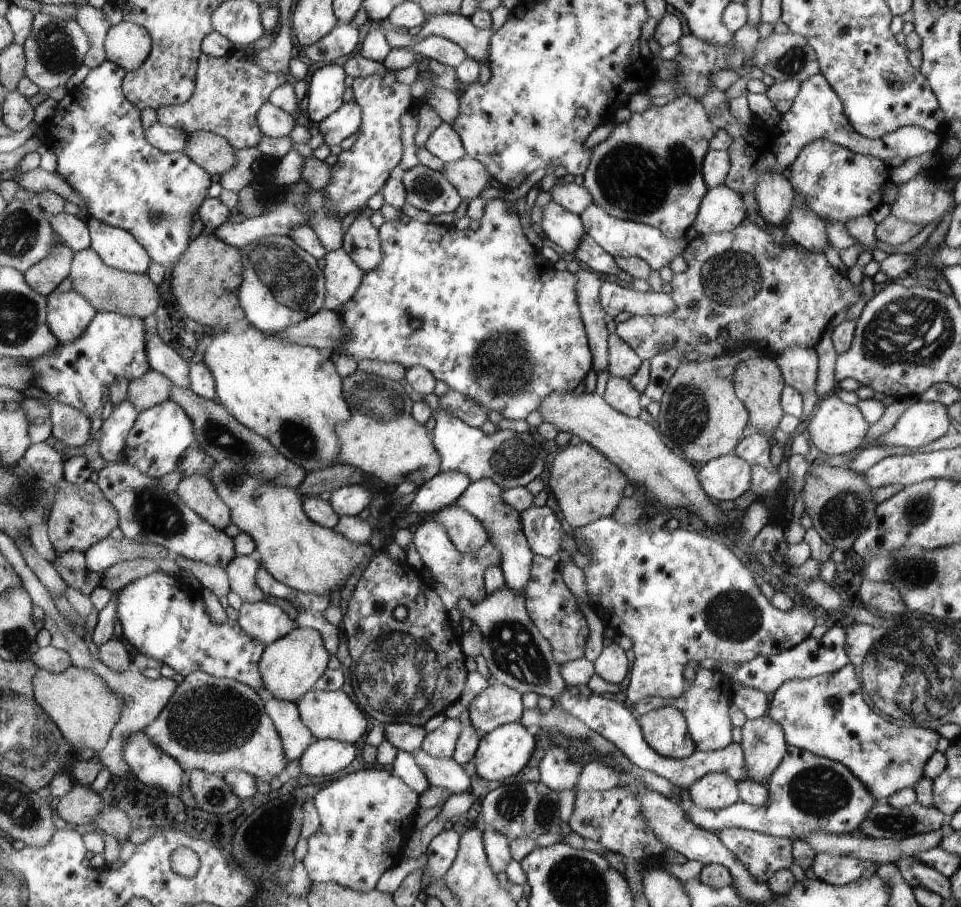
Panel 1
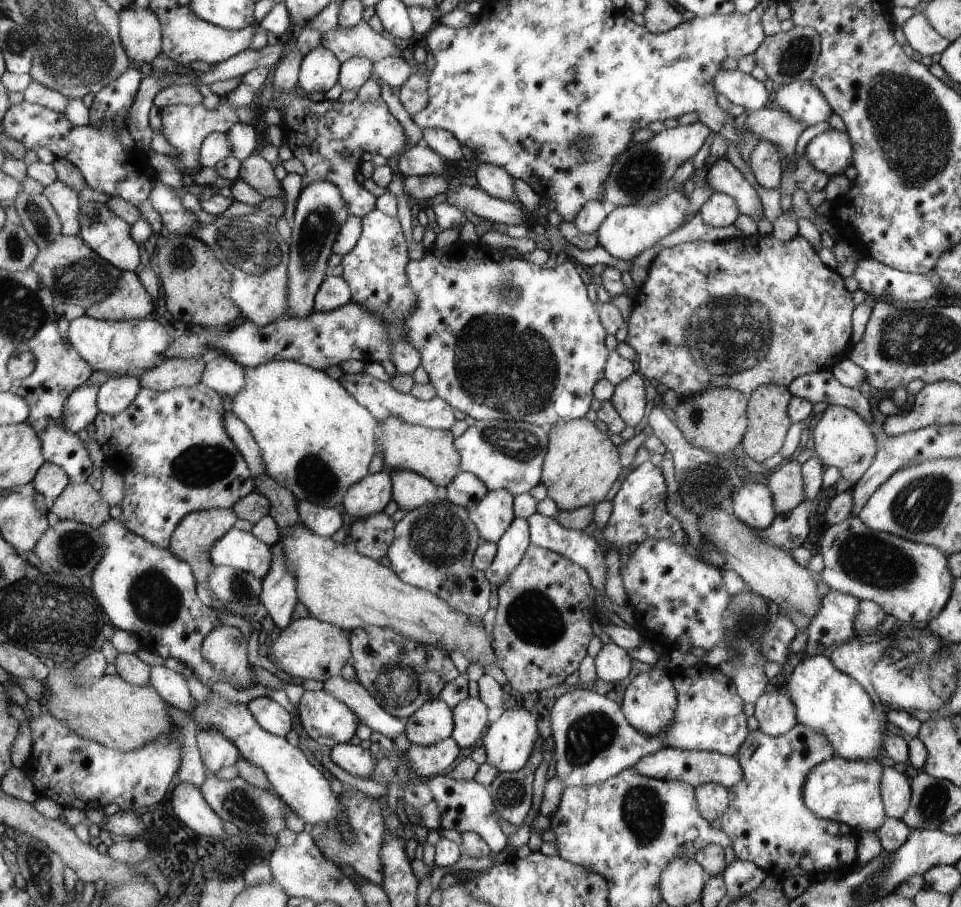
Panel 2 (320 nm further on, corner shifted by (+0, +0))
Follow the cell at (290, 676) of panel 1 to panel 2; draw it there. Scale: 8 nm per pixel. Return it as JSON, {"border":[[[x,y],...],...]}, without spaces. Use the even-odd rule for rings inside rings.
{"border":[[[314,615],[293,620],[272,642],[272,662],[292,677],[326,682],[336,670],[350,660],[350,644],[338,625],[317,619]]]}

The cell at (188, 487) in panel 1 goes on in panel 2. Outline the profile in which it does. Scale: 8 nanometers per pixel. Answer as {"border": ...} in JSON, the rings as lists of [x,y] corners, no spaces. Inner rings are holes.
{"border":[[[232,509],[196,511],[195,513],[187,514],[187,516],[179,522],[175,532],[172,533],[168,549],[194,568],[196,578],[199,579],[202,587],[206,587],[211,570],[215,568],[210,559],[211,550],[215,546],[215,542],[218,541],[220,537],[223,537],[230,529],[234,528],[234,522],[236,522],[237,519],[236,513]]]}

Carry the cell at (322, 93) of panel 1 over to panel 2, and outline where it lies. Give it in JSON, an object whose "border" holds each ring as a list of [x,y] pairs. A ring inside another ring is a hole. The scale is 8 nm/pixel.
{"border":[[[319,45],[311,49],[299,68],[297,84],[304,93],[327,92],[338,80],[339,58],[328,47]]]}

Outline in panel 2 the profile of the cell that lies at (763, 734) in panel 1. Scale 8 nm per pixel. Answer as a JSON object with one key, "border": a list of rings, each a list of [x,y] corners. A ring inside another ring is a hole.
{"border":[[[769,687],[769,689],[764,691],[761,697],[756,700],[753,715],[759,722],[759,728],[766,734],[772,736],[780,736],[788,732],[797,723],[796,709],[791,701],[790,693],[786,689],[780,690]]]}

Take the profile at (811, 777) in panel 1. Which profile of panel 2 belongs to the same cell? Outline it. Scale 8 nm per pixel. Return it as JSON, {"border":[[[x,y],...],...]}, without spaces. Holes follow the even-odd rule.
{"border":[[[832,757],[816,765],[803,786],[803,801],[819,819],[844,823],[853,829],[874,831],[886,820],[881,797],[884,767],[878,759],[845,759]]]}

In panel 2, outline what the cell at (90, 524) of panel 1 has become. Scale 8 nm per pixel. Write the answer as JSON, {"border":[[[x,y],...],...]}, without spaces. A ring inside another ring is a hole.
{"border":[[[72,483],[56,498],[48,512],[53,519],[68,519],[98,529],[111,516],[110,505],[99,495],[96,485]]]}

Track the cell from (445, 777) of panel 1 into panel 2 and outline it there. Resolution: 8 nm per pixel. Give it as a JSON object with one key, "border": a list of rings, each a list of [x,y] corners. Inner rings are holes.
{"border":[[[342,677],[329,678],[323,682],[323,689],[347,703],[359,715],[362,722],[380,734],[395,740],[400,732],[405,732],[406,721],[388,714],[376,702],[376,698],[369,690],[357,680],[346,681]]]}

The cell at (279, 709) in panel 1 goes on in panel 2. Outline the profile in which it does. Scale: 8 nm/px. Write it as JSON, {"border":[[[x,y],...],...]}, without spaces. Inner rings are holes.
{"border":[[[256,697],[247,704],[247,707],[264,730],[280,737],[285,737],[290,732],[292,716],[271,697]]]}

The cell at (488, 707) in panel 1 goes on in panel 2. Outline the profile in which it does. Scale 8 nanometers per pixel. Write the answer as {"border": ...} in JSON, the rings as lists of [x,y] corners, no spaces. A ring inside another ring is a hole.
{"border":[[[468,697],[459,702],[455,711],[455,730],[451,737],[462,750],[468,750],[484,736],[488,728],[488,710],[479,698]]]}

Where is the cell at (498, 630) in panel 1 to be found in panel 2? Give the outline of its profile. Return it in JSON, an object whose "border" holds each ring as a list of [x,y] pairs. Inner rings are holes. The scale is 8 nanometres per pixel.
{"border":[[[515,517],[503,537],[497,542],[498,552],[494,562],[485,570],[487,579],[494,586],[499,587],[510,576],[531,545],[528,527],[526,519]]]}

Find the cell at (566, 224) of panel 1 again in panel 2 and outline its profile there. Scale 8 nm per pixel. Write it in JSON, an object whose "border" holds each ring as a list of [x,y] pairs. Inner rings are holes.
{"border":[[[480,163],[475,174],[478,187],[486,194],[503,201],[519,202],[512,189],[512,177],[504,167]]]}

